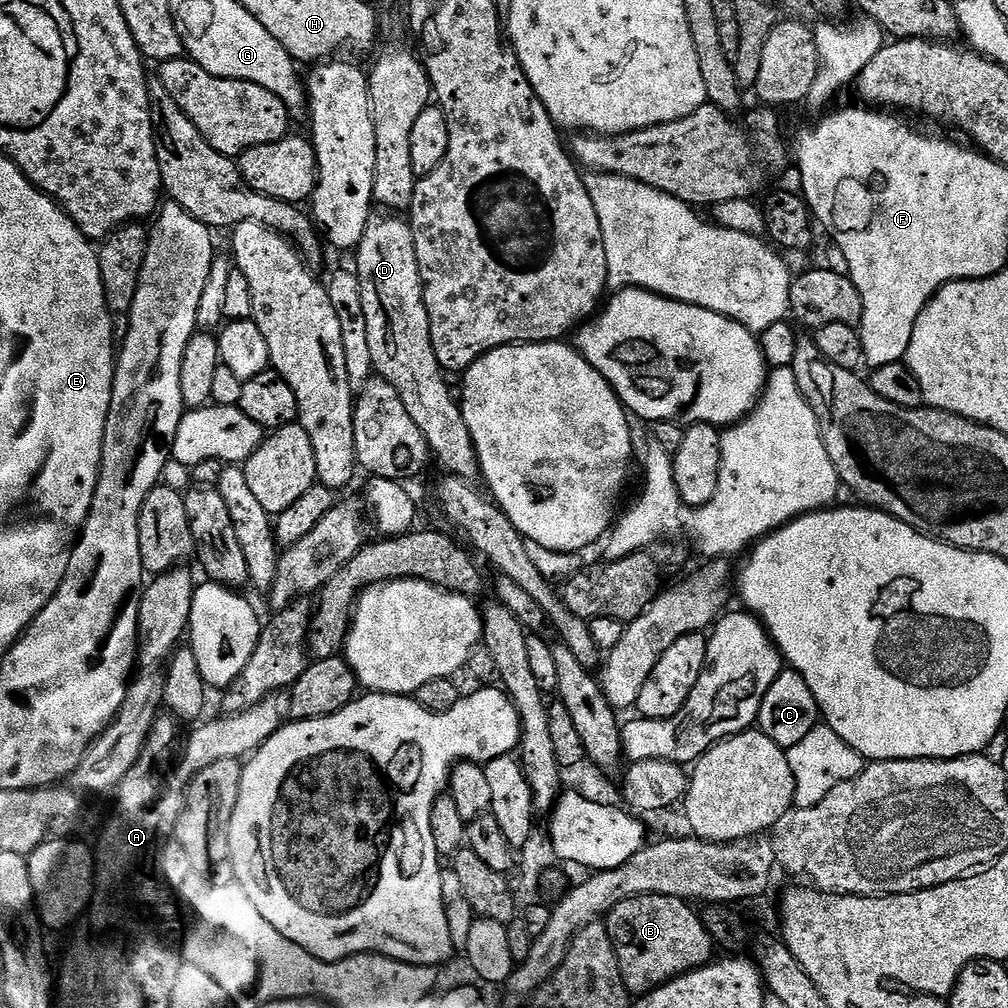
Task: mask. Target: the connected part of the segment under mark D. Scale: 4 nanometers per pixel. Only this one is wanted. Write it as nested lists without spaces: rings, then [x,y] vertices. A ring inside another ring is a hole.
[[[400,214],[384,215],[388,216],[377,215],[368,223],[366,234],[354,252],[373,362],[404,397],[412,417],[426,434],[435,459],[440,459],[453,473],[475,477],[481,471],[476,446],[461,401],[452,397],[449,377],[436,355],[437,344],[432,340],[432,318],[424,301],[424,283],[411,223]]]

